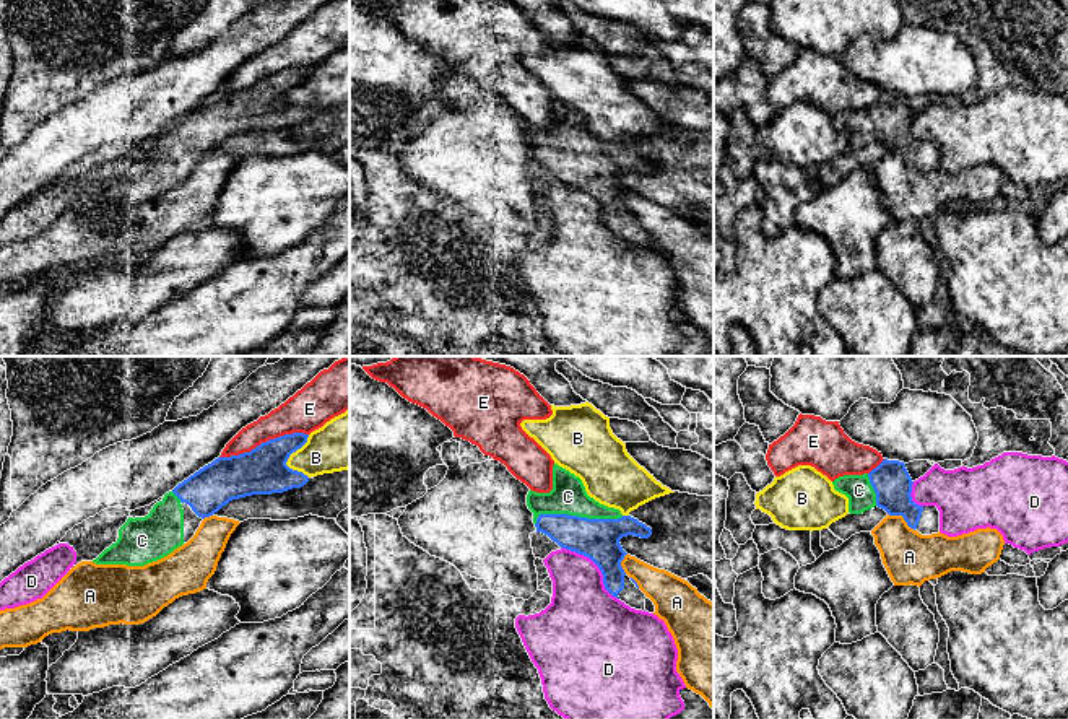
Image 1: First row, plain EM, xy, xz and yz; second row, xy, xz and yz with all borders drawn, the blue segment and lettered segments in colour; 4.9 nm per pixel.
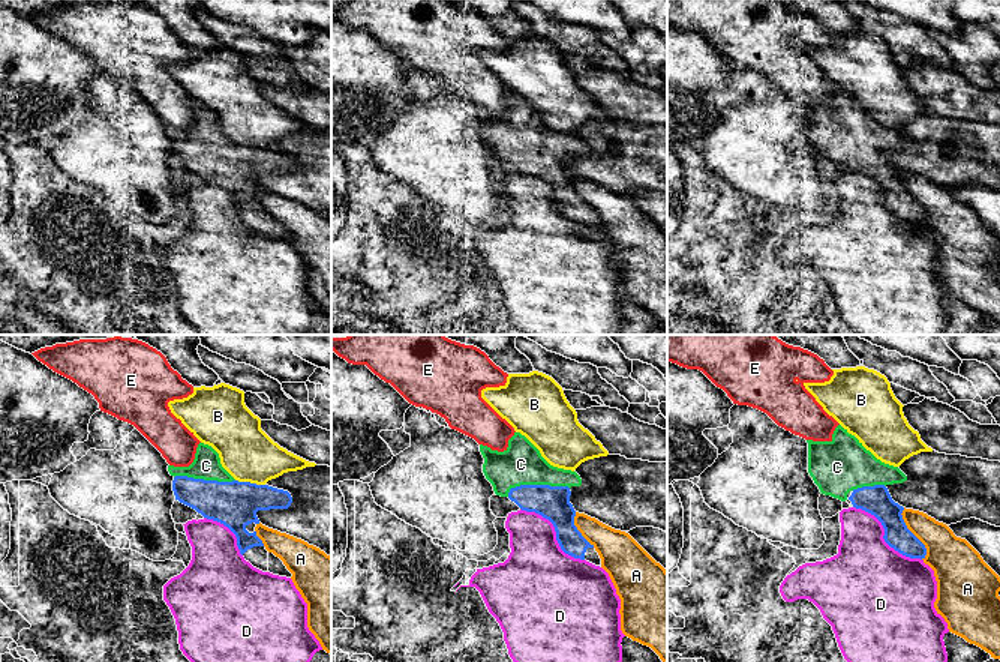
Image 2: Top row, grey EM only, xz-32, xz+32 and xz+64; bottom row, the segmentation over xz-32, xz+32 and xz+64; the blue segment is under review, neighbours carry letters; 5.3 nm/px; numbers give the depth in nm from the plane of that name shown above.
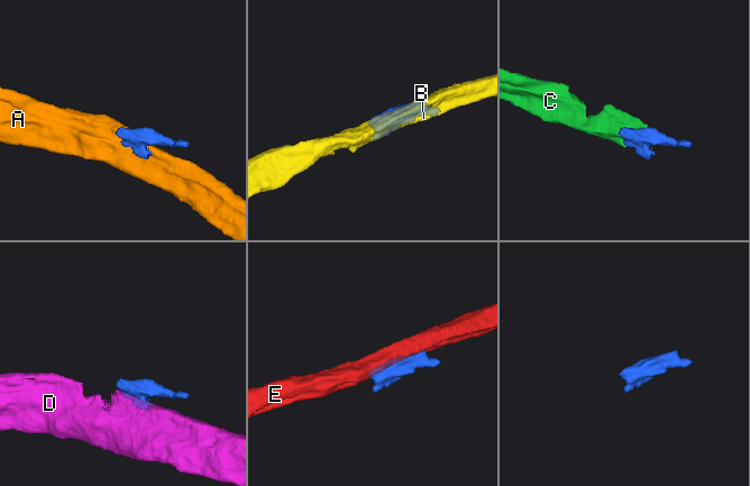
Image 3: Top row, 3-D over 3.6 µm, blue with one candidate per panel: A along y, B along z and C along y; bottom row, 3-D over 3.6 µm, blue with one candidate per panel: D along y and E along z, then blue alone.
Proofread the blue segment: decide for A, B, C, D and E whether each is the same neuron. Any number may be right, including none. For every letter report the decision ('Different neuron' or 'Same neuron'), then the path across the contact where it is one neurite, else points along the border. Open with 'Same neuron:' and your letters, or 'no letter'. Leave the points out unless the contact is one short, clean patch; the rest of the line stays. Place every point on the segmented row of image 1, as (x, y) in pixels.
Same neuron: C
A: Different neuron
B: Different neuron
C: Same neuron
D: Different neuron
E: Different neuron

